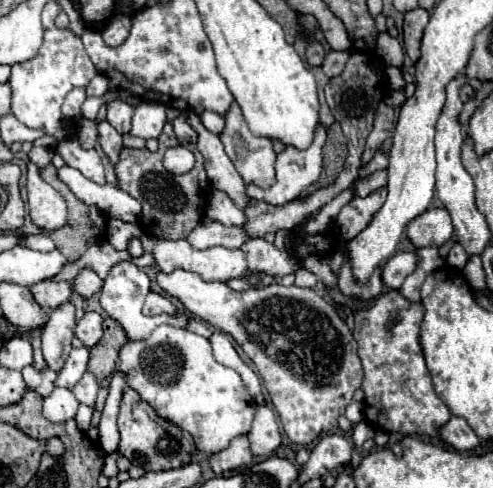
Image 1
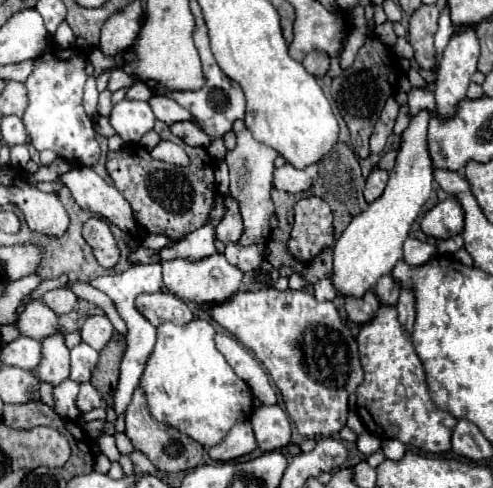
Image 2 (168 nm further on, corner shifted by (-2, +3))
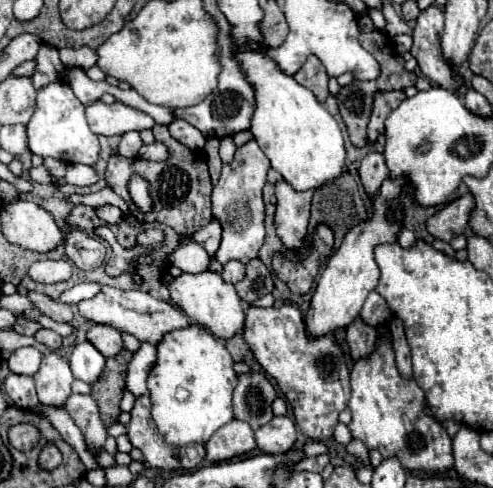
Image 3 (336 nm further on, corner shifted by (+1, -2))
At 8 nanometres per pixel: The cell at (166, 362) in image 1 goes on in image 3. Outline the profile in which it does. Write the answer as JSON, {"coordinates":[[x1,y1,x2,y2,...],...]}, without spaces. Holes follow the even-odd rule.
{"coordinates":[[189,326,181,330,169,332,157,346,157,362,147,378,149,396,153,402,153,420,159,430,159,434,175,446,187,446,187,444,205,444,223,424,233,420,233,390,237,386,237,374,233,370,233,358,229,350,225,348,225,340,215,338,209,330,201,326]]}

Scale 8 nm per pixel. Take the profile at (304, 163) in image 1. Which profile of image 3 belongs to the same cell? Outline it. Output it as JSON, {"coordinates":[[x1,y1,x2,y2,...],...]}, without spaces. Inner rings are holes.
{"coordinates":[[285,180,275,184,277,210,275,210,275,230,287,250,303,252,307,248,307,228,311,216,311,196,313,192,297,192]]}

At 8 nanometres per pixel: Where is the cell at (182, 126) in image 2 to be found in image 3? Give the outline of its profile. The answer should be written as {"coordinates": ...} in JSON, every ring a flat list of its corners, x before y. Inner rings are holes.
{"coordinates":[[175,118,169,124,169,132,177,142,181,142,183,146,187,146,191,150,201,150,207,142,207,138,195,126,191,126,191,124,187,124,185,120,179,120,179,118]]}

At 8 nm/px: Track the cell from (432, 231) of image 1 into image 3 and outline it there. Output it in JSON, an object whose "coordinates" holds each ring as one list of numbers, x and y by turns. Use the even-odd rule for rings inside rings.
{"coordinates":[[465,194,465,196,457,198,457,200,453,200,451,204,447,204,435,216,431,216,427,220,427,230,435,238,449,242,453,236,463,234,463,230,467,228,469,218,471,218,473,208,475,208,473,194]]}

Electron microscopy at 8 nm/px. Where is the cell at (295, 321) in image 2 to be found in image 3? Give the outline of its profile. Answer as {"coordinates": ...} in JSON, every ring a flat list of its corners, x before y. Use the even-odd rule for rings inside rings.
{"coordinates":[[293,304,281,308,247,308,243,336,257,362,275,378,283,396,291,402,301,430,313,440,333,436,339,412,349,402,349,368,333,336,309,338,305,334,303,314]]}

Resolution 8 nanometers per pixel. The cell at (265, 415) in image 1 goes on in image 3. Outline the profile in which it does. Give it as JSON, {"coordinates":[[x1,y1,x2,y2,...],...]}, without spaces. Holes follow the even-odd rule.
{"coordinates":[[275,416,255,432,257,448,265,454,285,454,297,440,297,428,291,418]]}

